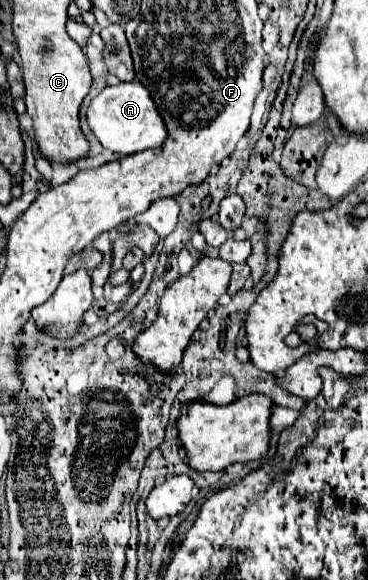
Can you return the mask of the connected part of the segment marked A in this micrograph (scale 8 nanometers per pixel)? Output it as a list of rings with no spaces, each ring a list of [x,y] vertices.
[[[139,81],[131,83],[117,83],[111,87],[105,87],[89,105],[87,109],[87,121],[95,137],[105,149],[111,149],[119,155],[133,155],[137,151],[145,149],[157,149],[165,143],[167,129],[163,117],[157,113],[157,105],[153,105],[153,99],[149,97],[149,91],[145,85],[139,85]]]

